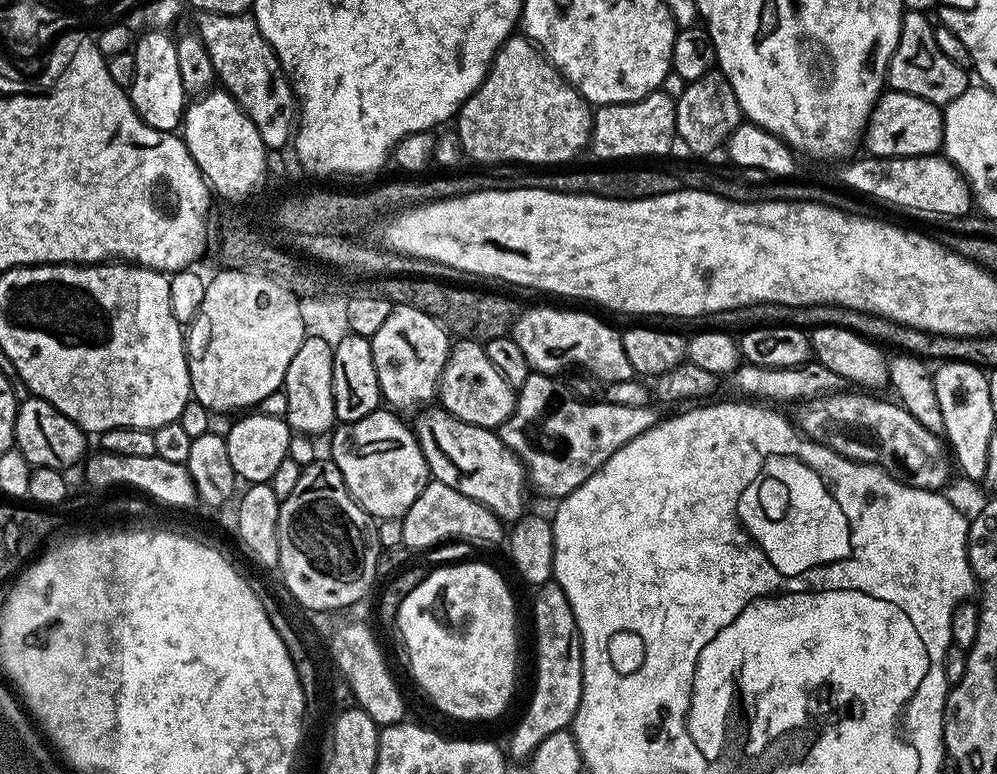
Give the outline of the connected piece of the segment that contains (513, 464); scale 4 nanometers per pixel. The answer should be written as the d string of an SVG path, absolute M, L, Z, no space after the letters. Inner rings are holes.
M440 406L429 407L420 414L416 424L414 423L414 431L428 463L432 480L442 482L446 486L454 486L454 490L466 494L466 498L474 498L479 504L486 505L487 508L491 508L495 516L500 517L501 521L515 522L525 515L524 495L530 492L528 474L524 470L524 463L505 446L499 434L490 428L462 422L454 414L445 412Z

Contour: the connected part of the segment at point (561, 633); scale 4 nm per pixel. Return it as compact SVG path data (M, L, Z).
M549 582L539 589L536 601L532 604L532 620L536 623L536 685L532 688L532 701L520 720L520 725L512 732L512 752L516 756L531 757L532 752L550 734L568 728L576 718L576 711L582 698L582 650L580 631L576 629L576 619L564 588Z

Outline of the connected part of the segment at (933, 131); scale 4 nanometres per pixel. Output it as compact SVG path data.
M885 91L874 110L868 115L868 126L862 137L863 147L869 148L876 158L891 158L893 156L931 156L941 151L944 143L944 114L941 105L930 102L926 98L918 98L905 92Z

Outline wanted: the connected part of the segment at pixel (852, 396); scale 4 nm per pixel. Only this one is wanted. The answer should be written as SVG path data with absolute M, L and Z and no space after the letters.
M841 390L827 396L815 396L813 400L805 400L794 415L794 423L810 440L825 444L851 460L863 464L877 464L884 472L889 472L895 480L901 480L906 486L914 486L931 492L941 491L948 480L948 464L950 468L950 452L945 441L937 433L926 430L918 418L900 407L899 403L891 399L879 400L876 394L861 394L859 391Z

